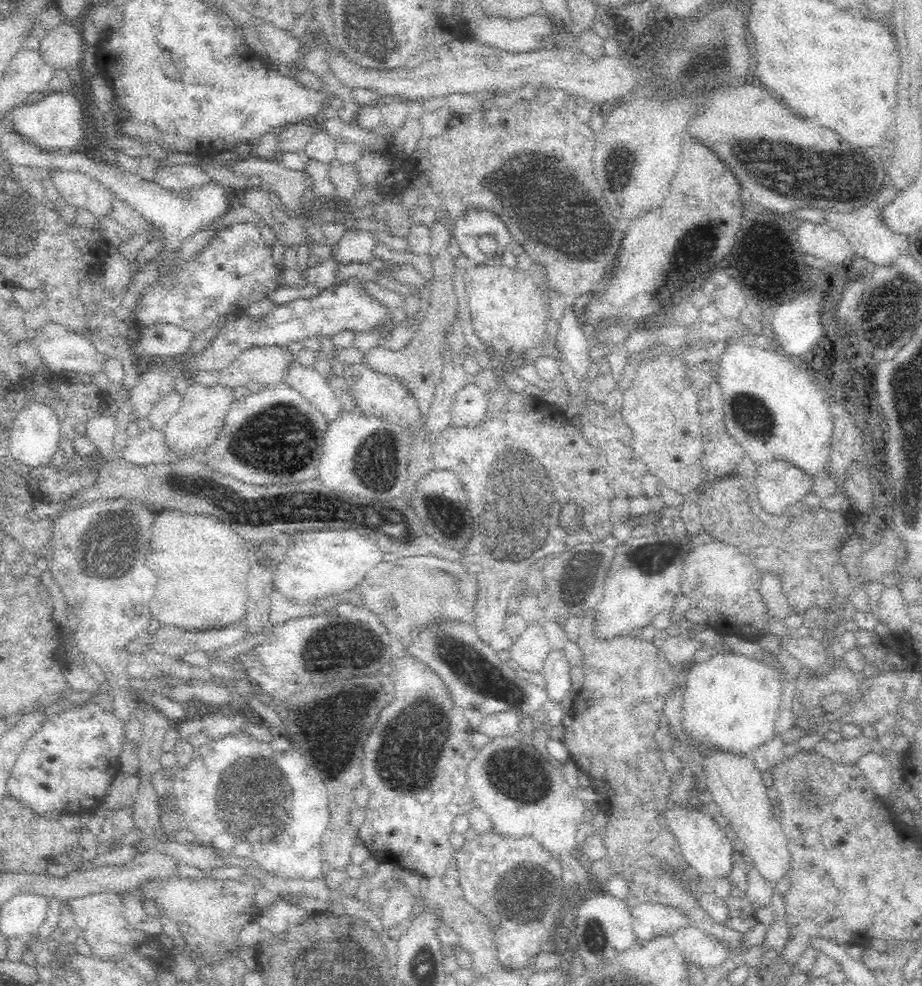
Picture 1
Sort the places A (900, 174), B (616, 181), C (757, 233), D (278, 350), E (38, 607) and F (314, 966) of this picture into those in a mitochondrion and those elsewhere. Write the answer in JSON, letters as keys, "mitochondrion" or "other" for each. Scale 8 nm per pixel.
{"A":"other","B":"mitochondrion","C":"other","D":"other","E":"other","F":"mitochondrion"}

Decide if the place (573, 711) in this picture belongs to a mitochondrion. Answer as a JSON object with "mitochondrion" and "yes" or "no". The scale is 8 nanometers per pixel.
{"mitochondrion":"no"}

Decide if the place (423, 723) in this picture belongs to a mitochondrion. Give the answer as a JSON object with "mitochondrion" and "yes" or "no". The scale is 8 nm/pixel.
{"mitochondrion":"yes"}

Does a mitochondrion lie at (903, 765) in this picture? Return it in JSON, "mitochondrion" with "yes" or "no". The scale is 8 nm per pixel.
{"mitochondrion":"no"}

